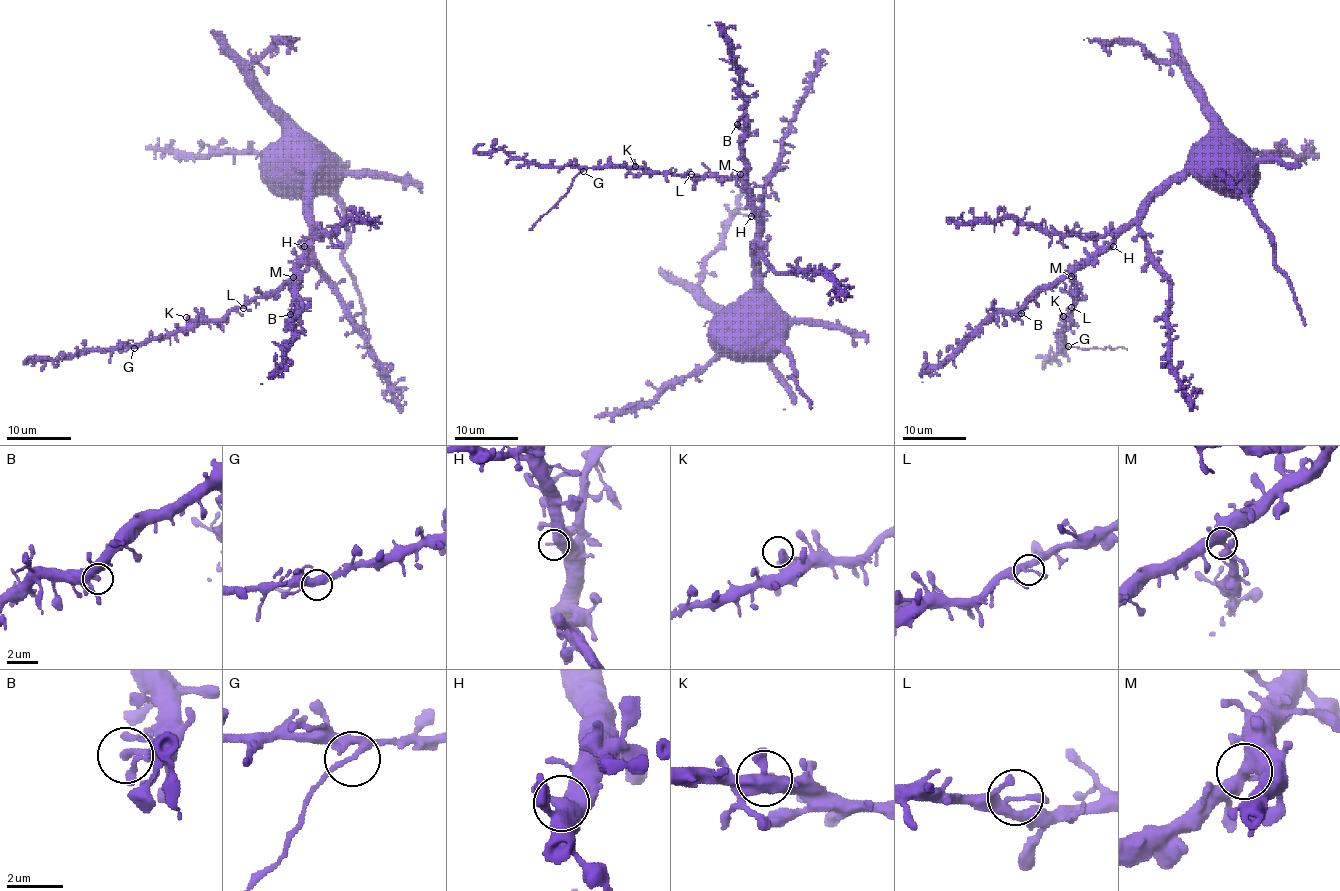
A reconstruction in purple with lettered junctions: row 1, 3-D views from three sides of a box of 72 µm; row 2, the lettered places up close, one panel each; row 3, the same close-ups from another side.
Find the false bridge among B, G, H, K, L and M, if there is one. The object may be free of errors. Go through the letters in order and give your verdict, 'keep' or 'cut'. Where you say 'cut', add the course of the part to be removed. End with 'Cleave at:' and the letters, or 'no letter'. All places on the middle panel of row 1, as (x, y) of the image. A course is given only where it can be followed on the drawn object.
B: keep
G: cut; course (583, 171), (529, 230)
H: keep
K: keep
L: keep
M: keep
Cleave at: G

